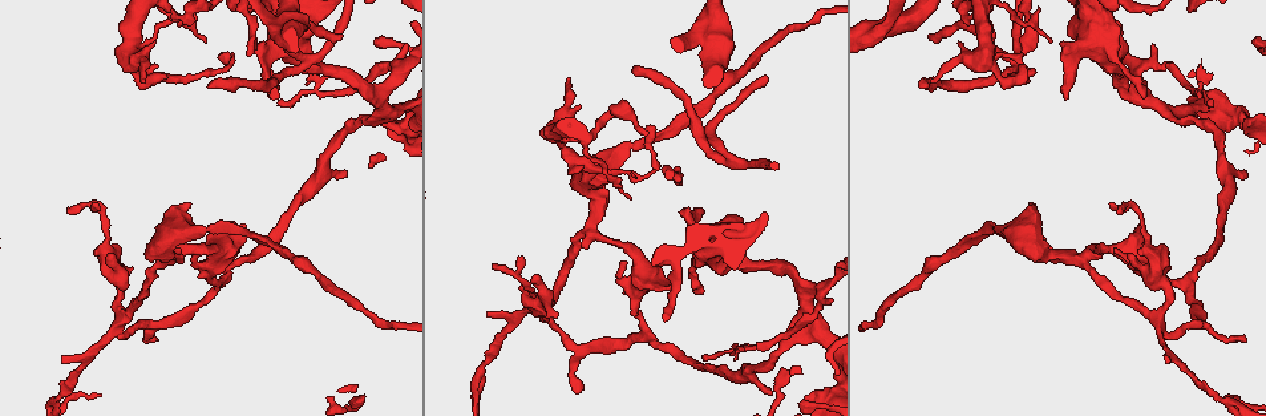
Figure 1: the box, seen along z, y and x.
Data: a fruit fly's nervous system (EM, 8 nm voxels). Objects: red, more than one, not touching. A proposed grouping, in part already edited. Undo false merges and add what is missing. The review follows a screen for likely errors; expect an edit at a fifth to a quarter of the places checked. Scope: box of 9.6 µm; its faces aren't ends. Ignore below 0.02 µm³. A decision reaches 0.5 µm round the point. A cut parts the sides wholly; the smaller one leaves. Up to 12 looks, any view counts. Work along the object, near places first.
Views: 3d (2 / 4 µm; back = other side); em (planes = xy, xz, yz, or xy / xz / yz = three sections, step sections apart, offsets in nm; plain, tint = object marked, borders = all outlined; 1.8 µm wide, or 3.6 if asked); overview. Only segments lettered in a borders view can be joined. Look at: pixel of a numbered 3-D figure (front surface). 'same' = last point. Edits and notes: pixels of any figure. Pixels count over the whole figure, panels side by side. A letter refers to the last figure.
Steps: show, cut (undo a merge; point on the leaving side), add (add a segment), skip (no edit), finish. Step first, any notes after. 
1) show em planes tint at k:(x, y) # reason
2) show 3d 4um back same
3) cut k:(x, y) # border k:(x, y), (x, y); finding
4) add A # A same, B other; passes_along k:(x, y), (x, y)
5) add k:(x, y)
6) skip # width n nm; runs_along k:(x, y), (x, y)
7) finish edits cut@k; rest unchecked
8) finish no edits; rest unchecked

show 3d 4um at 1:(337, 39) # branch stops here

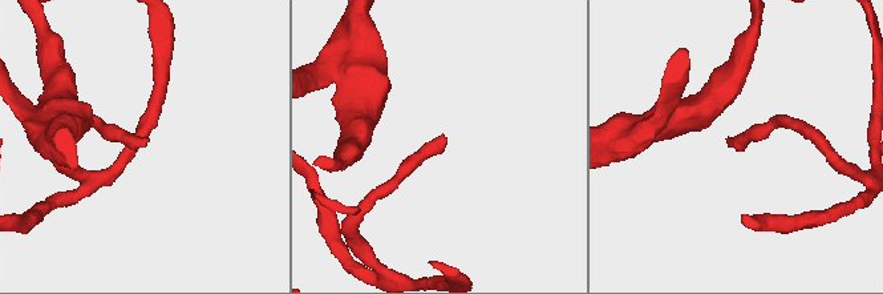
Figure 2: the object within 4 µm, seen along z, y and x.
show em planes borders at 2:(731, 146) # need the tissue

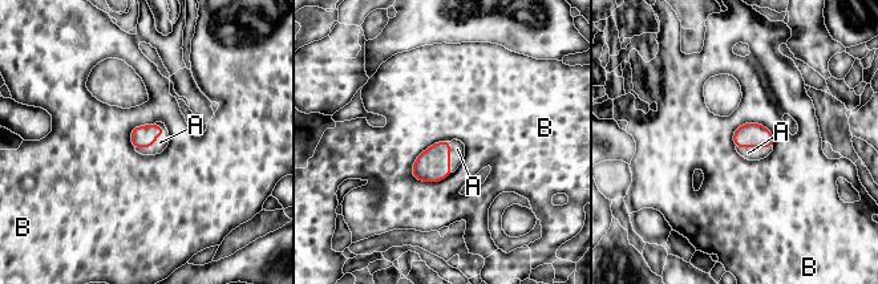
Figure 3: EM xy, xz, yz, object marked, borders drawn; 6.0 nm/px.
add A # longest_contact B 320 nm; A same, B other; passes_along 3:(142, 136), (153, 145), (160, 142); the neuron continues

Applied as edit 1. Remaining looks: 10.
show overview # see it whole again

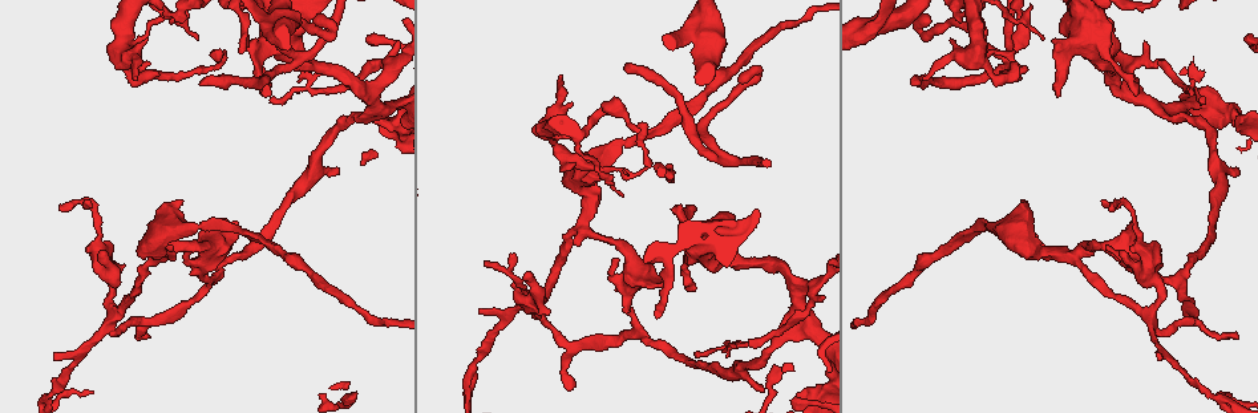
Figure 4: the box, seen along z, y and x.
show em xz step 4 borders at 4:(643, 122) # free end

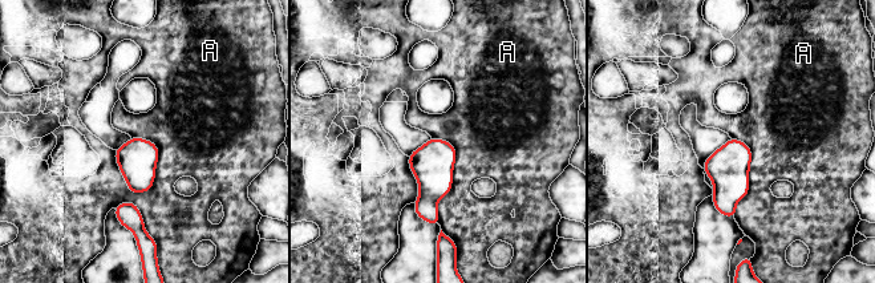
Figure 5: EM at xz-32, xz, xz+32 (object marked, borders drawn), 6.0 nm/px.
show em xy step 4 borders same # another direction

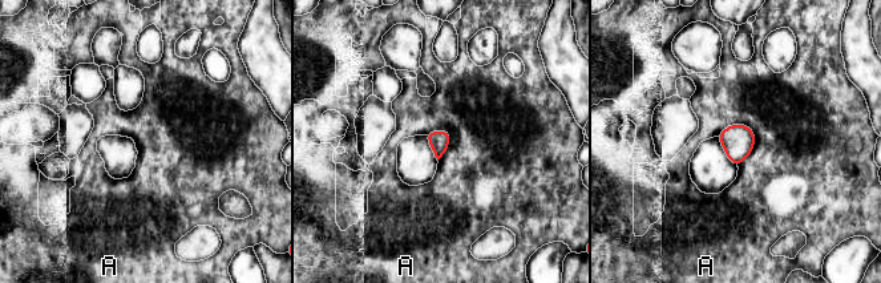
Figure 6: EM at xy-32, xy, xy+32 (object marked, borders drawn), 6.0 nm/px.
skip # A other; border 6:(744, 124), (754, 148), (738, 166); none of them fits

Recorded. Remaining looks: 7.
show 3d 2um back at 4:(923, 78) # branch stops here

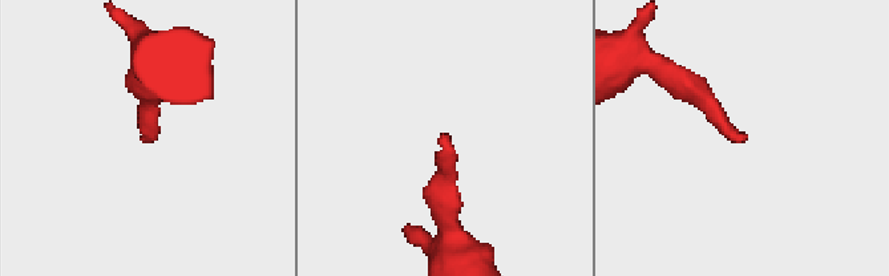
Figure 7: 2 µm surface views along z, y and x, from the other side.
show em yz step 8 plain at 7:(746, 140)

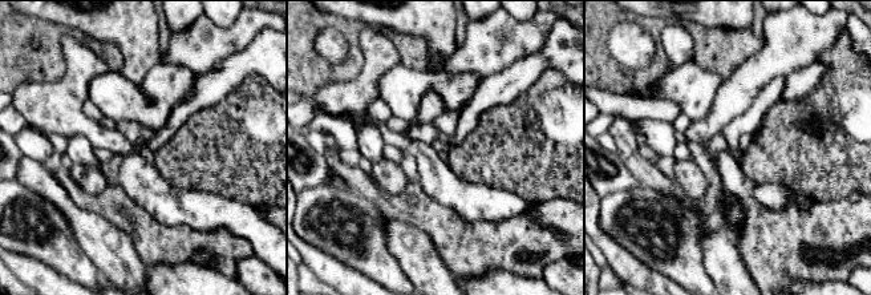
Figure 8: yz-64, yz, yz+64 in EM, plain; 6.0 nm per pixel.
show em yz step 8 borders same

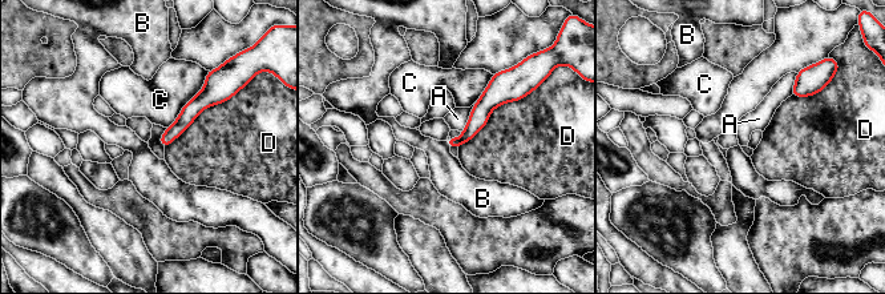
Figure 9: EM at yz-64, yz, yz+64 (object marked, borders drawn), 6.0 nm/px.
add A # A same, B other, C other, D other; passes_along 9:(501, 89), (471, 116), (457, 119); it goes on there

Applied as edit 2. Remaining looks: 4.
show em planes borders at 4:(526, 275)

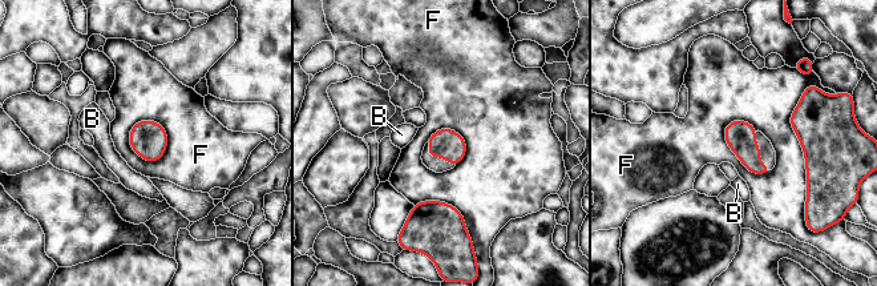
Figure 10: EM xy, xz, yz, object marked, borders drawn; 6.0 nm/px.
skip # B other, F other; border 10:(811, 83), (789, 119), (805, 205); none of them fits

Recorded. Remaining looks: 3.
show em planes borders at 4:(642, 284) # free end

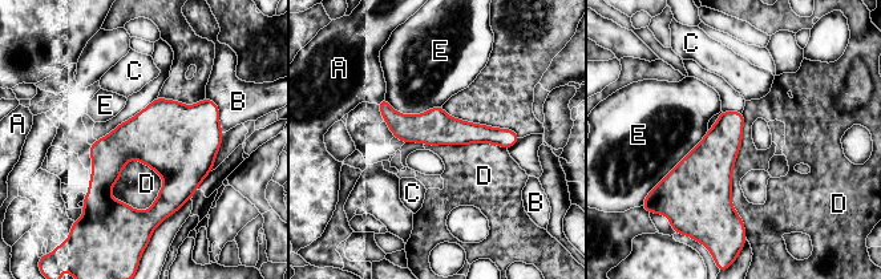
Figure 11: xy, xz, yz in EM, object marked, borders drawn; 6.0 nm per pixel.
skip # width 220 nm; A other, B other, C other, D other, E other; border 11:(133, 157), (164, 180), (146, 211); none of them fits

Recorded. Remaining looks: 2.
finish edits add@3, add@9; rest unchecked

